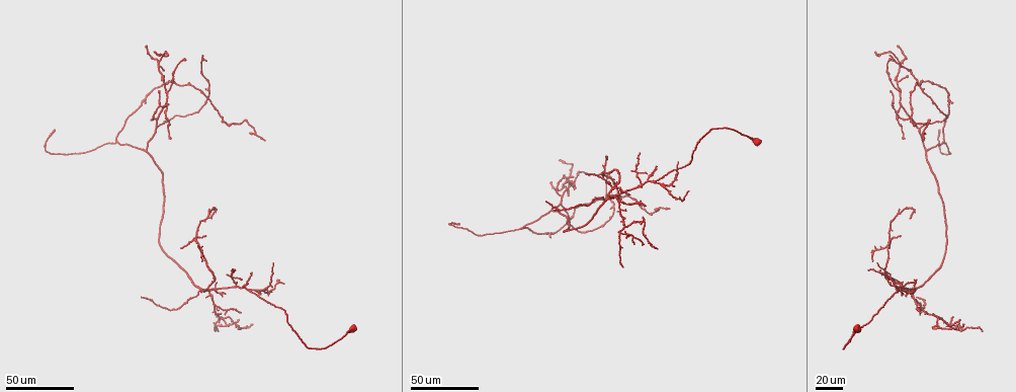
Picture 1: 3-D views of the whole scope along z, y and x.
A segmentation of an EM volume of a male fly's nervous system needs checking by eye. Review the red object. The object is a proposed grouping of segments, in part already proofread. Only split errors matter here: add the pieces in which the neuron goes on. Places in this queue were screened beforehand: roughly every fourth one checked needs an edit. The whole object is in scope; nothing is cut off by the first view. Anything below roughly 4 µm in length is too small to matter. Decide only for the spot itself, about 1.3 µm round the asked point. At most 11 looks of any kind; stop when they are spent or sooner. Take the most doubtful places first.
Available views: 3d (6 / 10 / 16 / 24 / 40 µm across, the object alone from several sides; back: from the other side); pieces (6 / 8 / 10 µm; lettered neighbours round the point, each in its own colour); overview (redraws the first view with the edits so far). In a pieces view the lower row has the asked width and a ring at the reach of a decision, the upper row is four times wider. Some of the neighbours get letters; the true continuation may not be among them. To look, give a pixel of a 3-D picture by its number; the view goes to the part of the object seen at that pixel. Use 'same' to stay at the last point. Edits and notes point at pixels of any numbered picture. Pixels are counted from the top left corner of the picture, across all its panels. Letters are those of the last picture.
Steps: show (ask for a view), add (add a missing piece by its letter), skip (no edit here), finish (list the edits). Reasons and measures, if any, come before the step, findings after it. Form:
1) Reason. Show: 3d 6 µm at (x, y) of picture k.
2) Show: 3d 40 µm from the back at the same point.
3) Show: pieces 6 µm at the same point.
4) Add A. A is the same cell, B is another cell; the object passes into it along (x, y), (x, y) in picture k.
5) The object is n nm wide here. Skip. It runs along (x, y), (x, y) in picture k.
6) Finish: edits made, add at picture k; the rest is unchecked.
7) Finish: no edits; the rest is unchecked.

An open end. Show: 3d 24 µm at (894, 286) of picture 1.

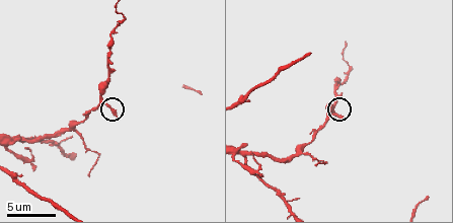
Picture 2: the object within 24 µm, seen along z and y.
Show: pieces 6 µm at (116, 115) of picture 2.

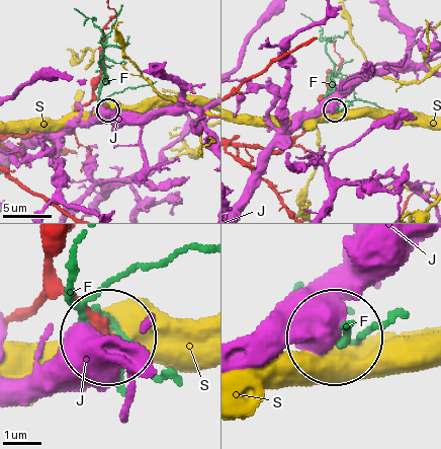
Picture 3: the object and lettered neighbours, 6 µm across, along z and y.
Skip. F, J and S are other cells; it runs along (18, 319), (58, 296), (102, 331) in picture 3; none of them fits.

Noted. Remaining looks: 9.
An open end. Show: 3d 24 µm at (890, 55) of picture 1.

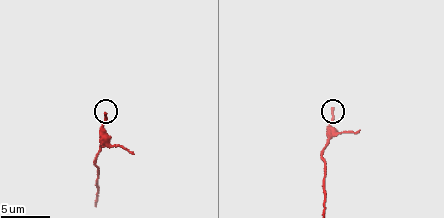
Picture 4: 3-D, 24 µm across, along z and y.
Show: pieces 6 µm at (103, 112) of picture 4.

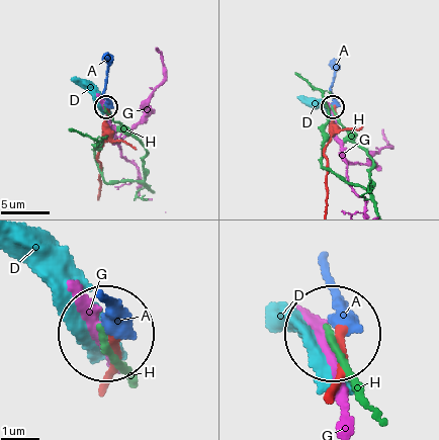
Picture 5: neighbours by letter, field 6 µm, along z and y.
The object is 170 nm wide here. Add A. A is the same cell, D, G and H are other cells; the object passes into it along (104, 129), (109, 107), (104, 94), (106, 54) in picture 5; it goes on there.

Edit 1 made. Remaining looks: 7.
Thin end. Show: 3d 24 µm at (609, 207) of picture 1.

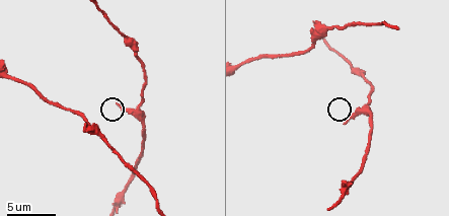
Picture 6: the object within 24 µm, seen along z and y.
See the neighbours. Show: pieces 6 µm at (345, 122) of picture 6.

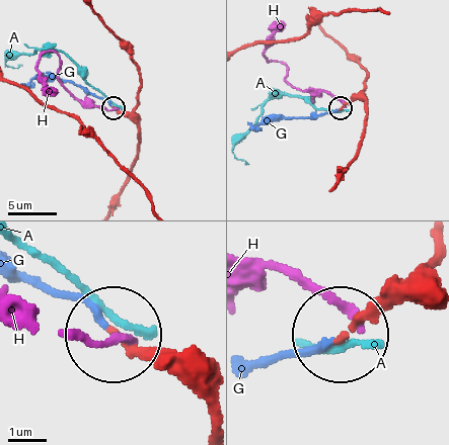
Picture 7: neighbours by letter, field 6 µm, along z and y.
Add G. G is the same cell, A and H are other cells; the object passes into it along (207, 406), (94, 313), (16, 277) in picture 7; the neuron continues.

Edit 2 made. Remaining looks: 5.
Branch stops here. Show: 3d 40 µm at (458, 223) of picture 1.

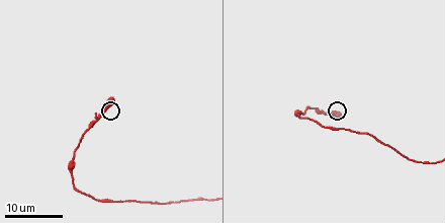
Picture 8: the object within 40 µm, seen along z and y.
Show: pieces 10 µm at (110, 100) of picture 8.

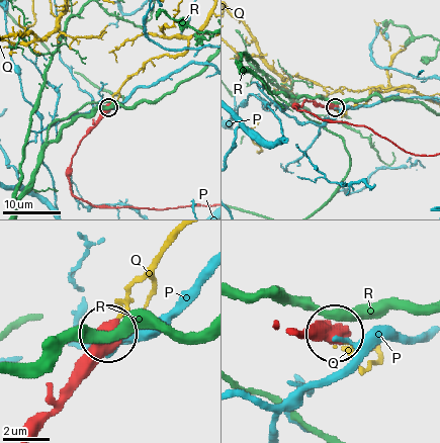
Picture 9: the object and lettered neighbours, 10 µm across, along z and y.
Skip. P, Q and R are other cells; none of them fits.

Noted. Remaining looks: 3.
Branch stops here. Show: 3d 24 µm at (890, 220) of picture 1.

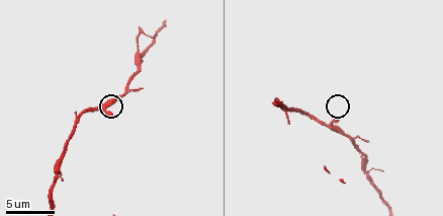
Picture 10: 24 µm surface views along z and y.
Show: pieces 8 µm at (111, 113) of picture 10.

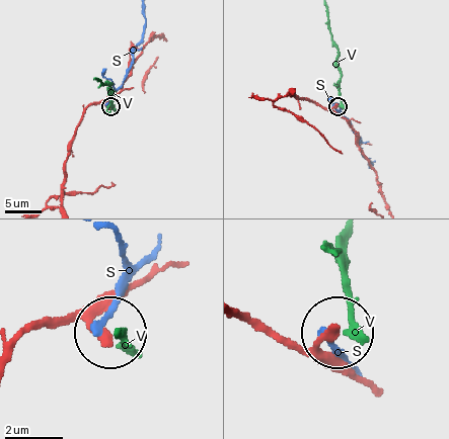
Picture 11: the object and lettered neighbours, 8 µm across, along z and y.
Skip. S and V are other cells; it runs along (16, 344), (52, 323), (107, 330) in picture 11; none of them fits.

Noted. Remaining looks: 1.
Finish: edits made, add at picture 5, add at picture 7; the rest is unchecked.

